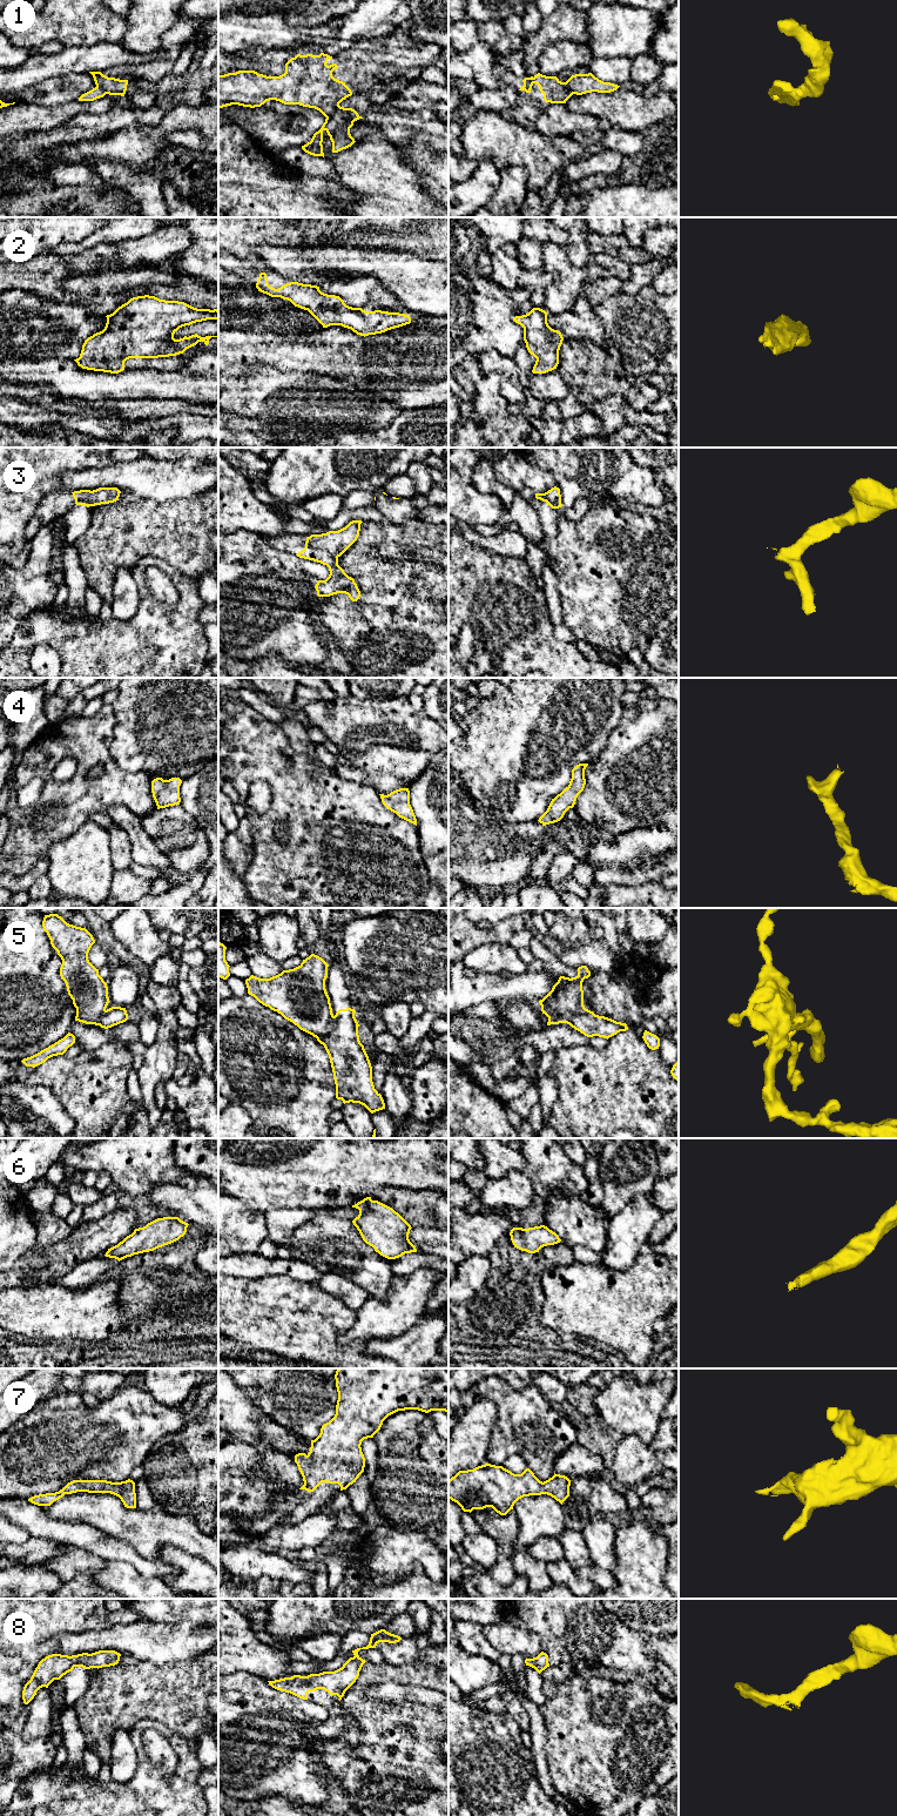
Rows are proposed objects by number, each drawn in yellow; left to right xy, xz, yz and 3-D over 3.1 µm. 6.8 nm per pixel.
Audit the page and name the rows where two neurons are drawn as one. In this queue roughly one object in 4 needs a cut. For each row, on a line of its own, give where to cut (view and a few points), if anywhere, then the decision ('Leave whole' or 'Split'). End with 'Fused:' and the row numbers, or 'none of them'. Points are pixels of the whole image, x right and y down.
1: Split along xz (338, 105), (325, 116). Split
2: No split. Leave whole
3: No split. Leave whole
4: No split. Leave whole
5: Split along xz (335, 1016), (332, 1029), (328, 1034), (316, 1037). Split
6: No split. Leave whole
7: No split. Leave whole
8: No split. Leave whole
Fused: 1, 5

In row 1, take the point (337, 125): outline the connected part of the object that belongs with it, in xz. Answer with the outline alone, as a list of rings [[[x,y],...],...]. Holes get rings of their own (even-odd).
[[[338,106],[335,112],[326,116],[322,128],[316,132],[310,142],[302,146],[302,149],[313,156],[323,156],[323,132],[325,130],[332,142],[332,153],[338,153],[351,147],[356,141],[350,134],[353,122],[363,119],[352,108]]]

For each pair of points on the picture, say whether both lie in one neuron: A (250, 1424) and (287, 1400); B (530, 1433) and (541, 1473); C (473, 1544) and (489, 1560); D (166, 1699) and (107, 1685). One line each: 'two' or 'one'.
A: two
B: one
C: one
D: one

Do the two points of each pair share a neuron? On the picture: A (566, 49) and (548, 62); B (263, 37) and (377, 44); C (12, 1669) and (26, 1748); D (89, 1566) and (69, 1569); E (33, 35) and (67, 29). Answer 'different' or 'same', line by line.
A: same
B: different
C: different
D: same
E: same

